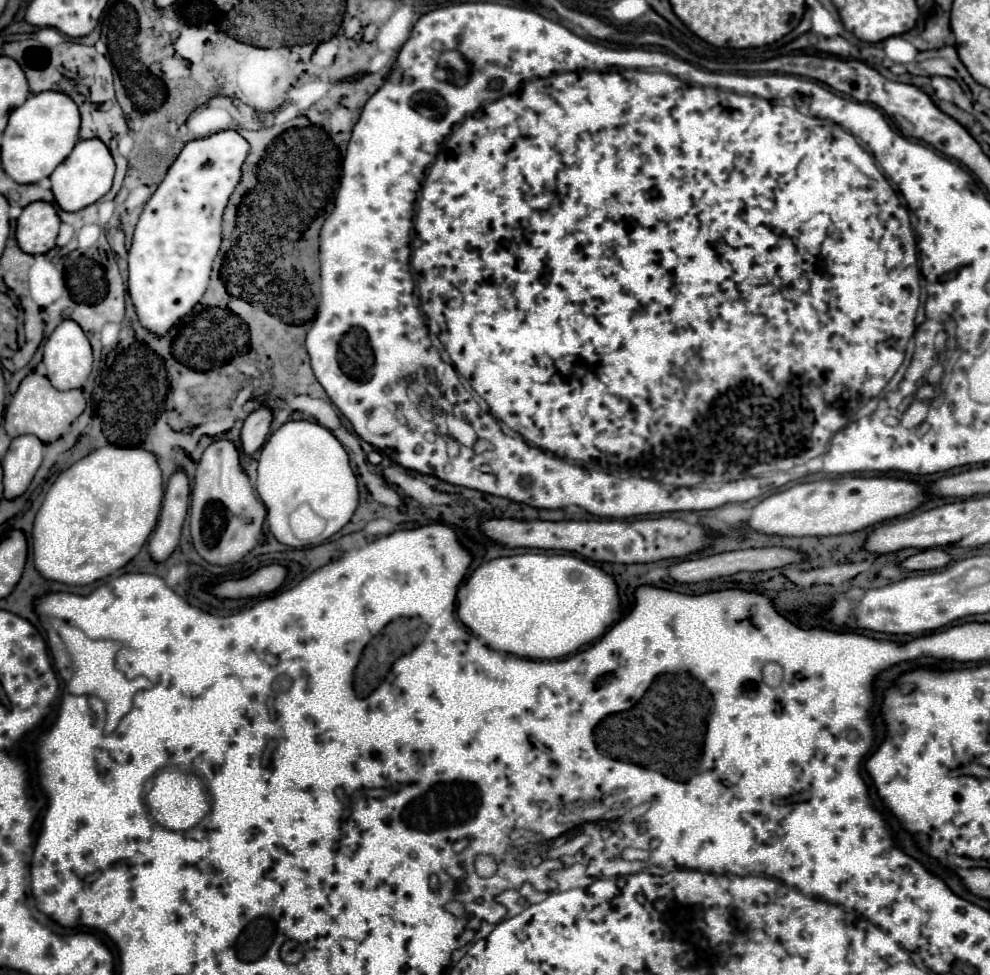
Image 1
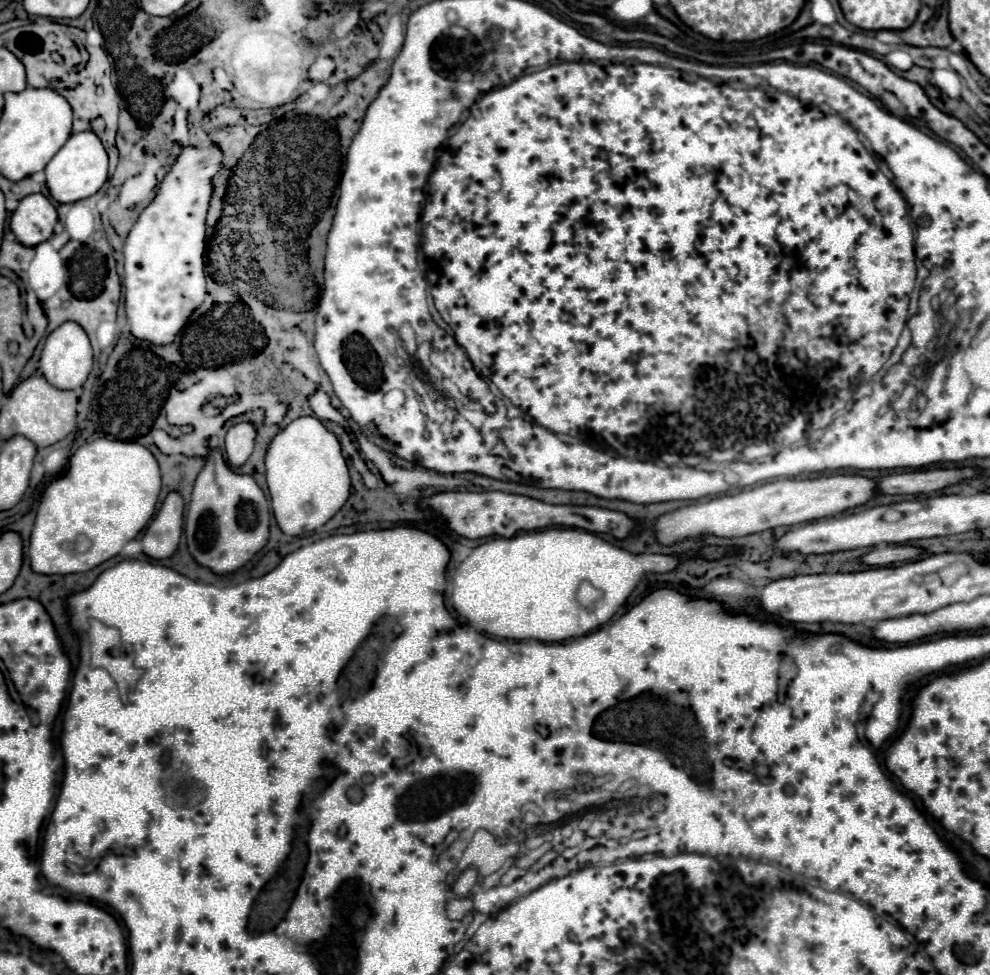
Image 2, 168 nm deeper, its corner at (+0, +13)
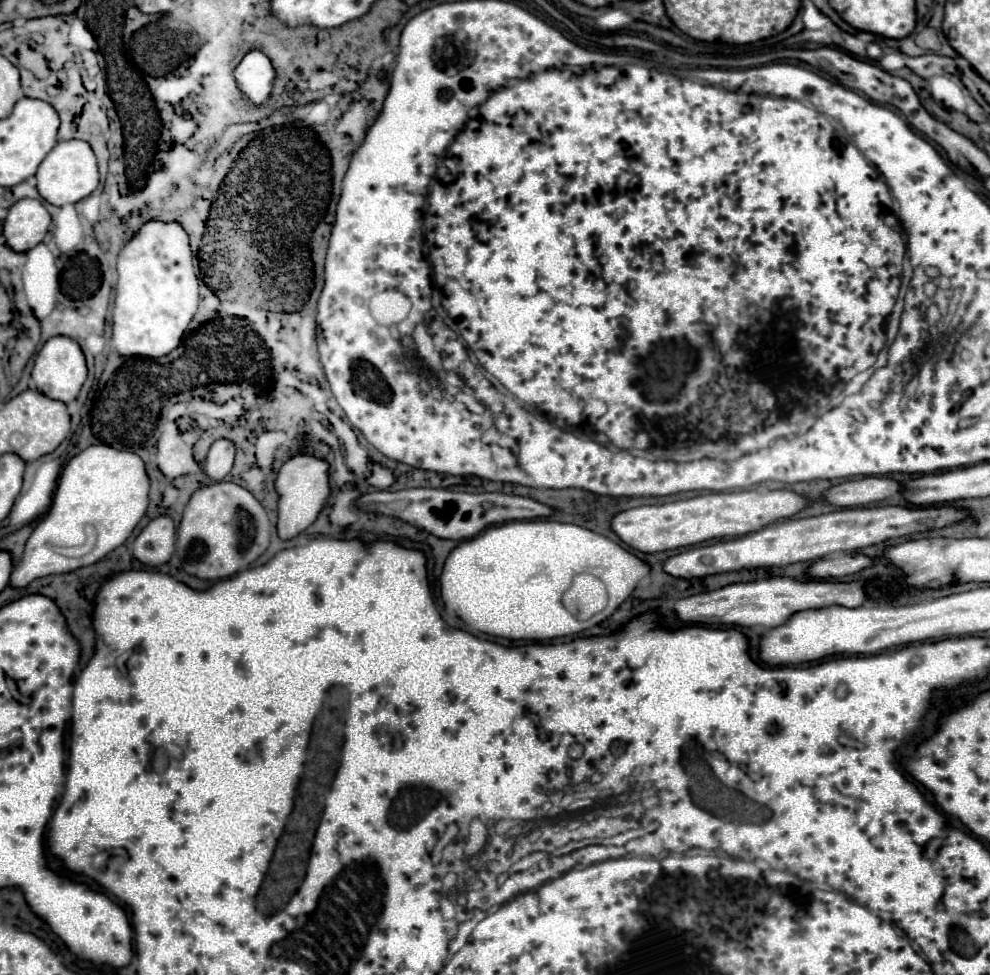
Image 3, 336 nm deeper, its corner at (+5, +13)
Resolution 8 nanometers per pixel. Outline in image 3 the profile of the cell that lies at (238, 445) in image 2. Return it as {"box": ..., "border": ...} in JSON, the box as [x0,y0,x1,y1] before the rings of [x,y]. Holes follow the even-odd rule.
{"box":[203,439,235,481],"border":[[[219,439],[211,445],[203,471],[211,481],[221,481],[223,477],[229,475],[229,471],[233,467],[233,459],[235,459],[233,443],[227,439]]]}

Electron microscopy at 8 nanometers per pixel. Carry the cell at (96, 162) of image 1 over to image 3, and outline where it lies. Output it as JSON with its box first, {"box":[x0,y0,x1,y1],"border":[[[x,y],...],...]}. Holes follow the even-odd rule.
{"box":[37,139,99,205],"border":[[[79,139],[71,141],[59,141],[53,151],[41,161],[37,173],[37,191],[39,195],[51,203],[51,205],[67,205],[67,203],[77,203],[83,197],[91,195],[97,185],[99,185],[99,171],[97,171],[97,159],[93,155],[93,149]]]}

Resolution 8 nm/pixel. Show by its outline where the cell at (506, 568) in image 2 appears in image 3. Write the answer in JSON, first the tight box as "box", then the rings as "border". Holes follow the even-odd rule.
{"box":[441,521,649,641],"border":[[[509,521],[503,525],[495,525],[485,529],[473,539],[459,543],[447,557],[443,571],[441,571],[441,599],[447,611],[459,615],[467,625],[475,627],[481,633],[489,633],[495,637],[507,639],[525,639],[525,641],[545,641],[553,637],[565,637],[581,633],[603,619],[607,619],[635,589],[637,581],[649,573],[649,567],[637,559],[633,553],[623,549],[621,545],[613,543],[611,539],[593,533],[585,527],[573,523],[559,523],[559,521]],[[577,573],[591,573],[599,577],[607,591],[609,603],[607,607],[591,617],[587,623],[579,621],[573,613],[569,613],[563,603],[561,595],[569,589],[571,579]]]}

